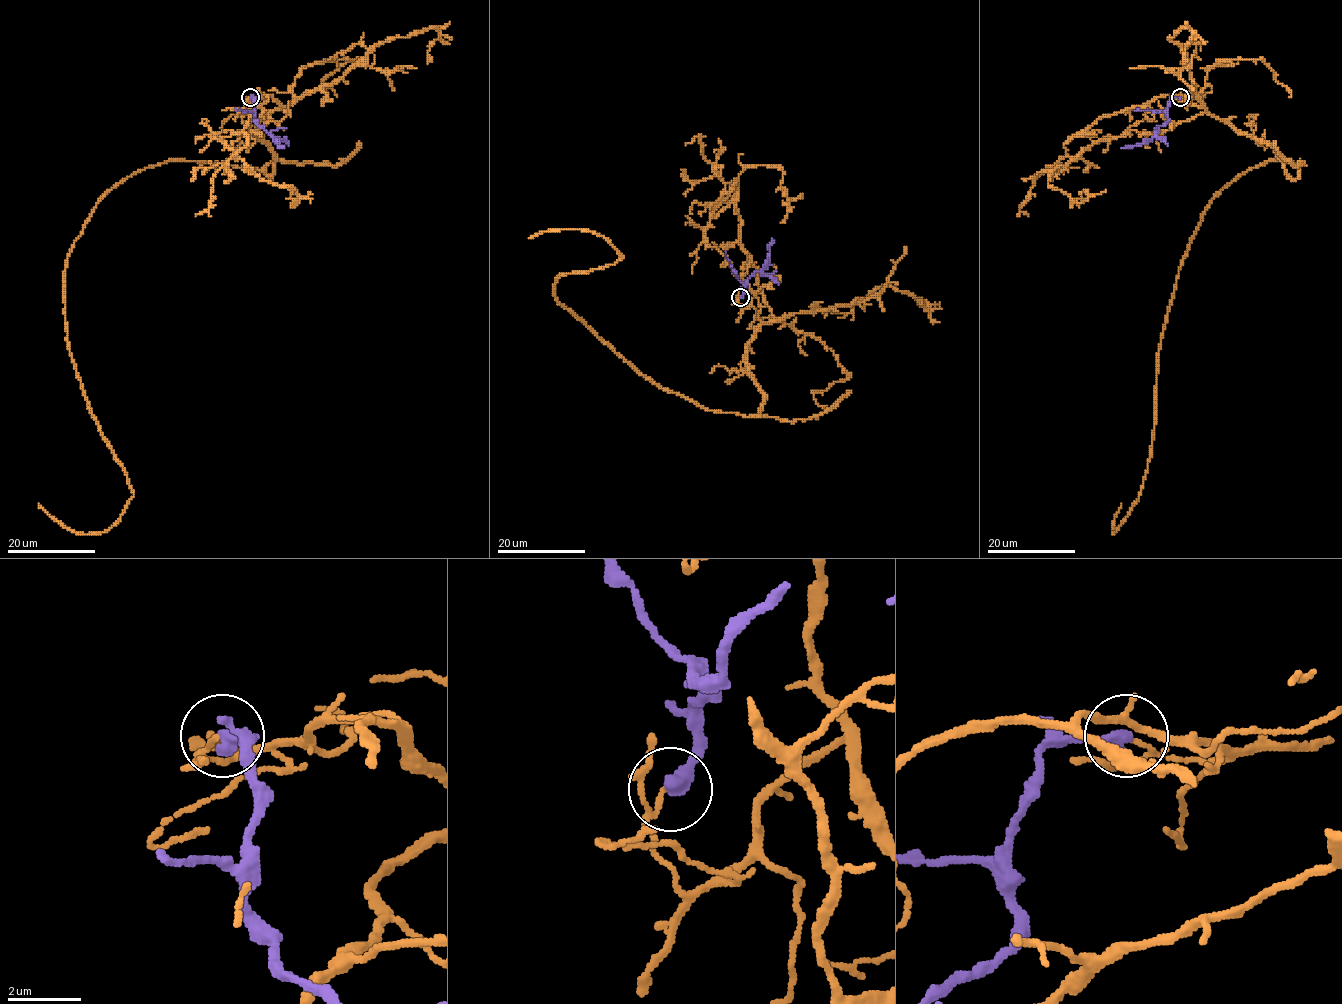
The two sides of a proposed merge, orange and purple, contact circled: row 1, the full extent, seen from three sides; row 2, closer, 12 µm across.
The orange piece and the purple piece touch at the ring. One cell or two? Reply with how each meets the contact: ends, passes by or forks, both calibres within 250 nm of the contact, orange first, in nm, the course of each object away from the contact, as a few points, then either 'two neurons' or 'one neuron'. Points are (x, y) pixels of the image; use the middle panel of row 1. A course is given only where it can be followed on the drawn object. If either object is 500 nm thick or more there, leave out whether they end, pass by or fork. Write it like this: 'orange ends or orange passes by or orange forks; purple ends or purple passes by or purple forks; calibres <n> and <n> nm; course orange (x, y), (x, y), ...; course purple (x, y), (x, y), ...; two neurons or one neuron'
orange passes by; purple ends; calibres 80 and 420 nm; course orange (740, 297), (773, 317), (747, 348), (755, 416), (657, 386), (558, 300), (623, 256), (603, 236), (528, 238); course purple (740, 297), (743, 284), (755, 272), (760, 272), (769, 259), (771, 237); two neurons

